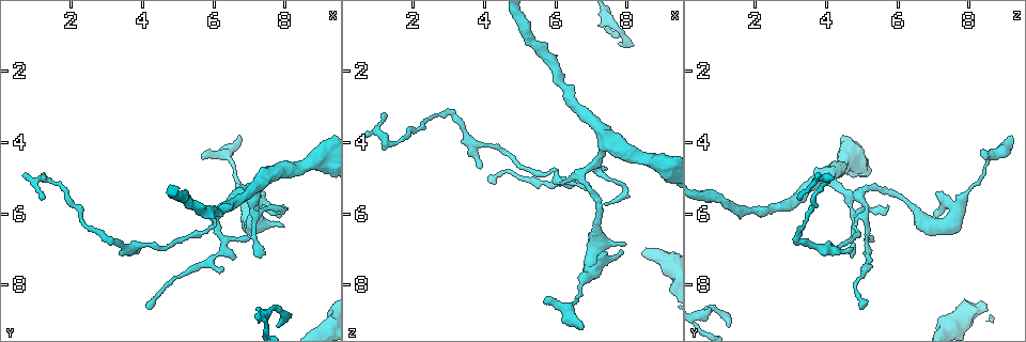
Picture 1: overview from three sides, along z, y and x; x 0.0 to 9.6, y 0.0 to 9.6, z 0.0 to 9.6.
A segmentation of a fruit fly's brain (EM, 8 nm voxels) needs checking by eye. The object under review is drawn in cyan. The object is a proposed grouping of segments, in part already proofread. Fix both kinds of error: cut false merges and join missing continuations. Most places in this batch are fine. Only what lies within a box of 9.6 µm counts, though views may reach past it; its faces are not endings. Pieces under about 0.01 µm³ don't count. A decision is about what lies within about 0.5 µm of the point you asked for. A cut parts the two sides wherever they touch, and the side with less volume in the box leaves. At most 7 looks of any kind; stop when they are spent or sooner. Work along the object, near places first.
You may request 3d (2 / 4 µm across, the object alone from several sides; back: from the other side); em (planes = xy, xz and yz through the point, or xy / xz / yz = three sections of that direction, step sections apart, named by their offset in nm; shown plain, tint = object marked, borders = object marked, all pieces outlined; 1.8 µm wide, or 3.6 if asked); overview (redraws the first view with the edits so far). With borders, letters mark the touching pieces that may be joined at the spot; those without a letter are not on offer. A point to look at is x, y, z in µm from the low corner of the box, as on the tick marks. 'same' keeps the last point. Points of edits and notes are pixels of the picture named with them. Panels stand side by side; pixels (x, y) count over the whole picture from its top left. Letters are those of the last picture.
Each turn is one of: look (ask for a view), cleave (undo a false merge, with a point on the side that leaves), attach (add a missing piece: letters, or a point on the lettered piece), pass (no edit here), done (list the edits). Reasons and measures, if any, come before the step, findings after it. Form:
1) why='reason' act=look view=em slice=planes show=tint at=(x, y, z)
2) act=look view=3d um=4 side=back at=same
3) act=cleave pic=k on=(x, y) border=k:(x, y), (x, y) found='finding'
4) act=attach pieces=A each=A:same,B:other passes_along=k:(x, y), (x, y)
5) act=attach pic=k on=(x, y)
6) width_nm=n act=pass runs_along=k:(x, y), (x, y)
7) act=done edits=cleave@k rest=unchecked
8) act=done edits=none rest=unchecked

why='tapers out' act=look view=em slice=yz step=16 show=borders at=(0.70, 4.95, 3.80)

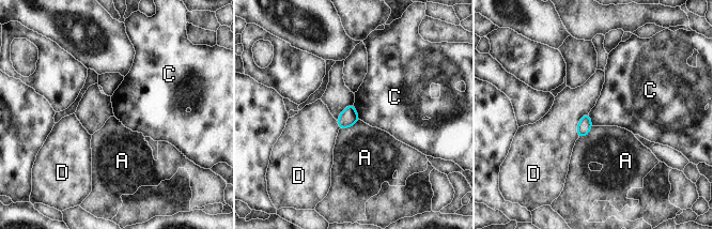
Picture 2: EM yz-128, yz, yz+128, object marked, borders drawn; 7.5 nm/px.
act=pass each=A:other,C:other,D:other border=2:(358, 119), (352, 125), (340, 128) found='no lettered piece goes on from it'

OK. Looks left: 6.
why='sharp bend' act=look view=em um=3.6 slice=planes show=borders at=(6.65, 5.55, 4.85)

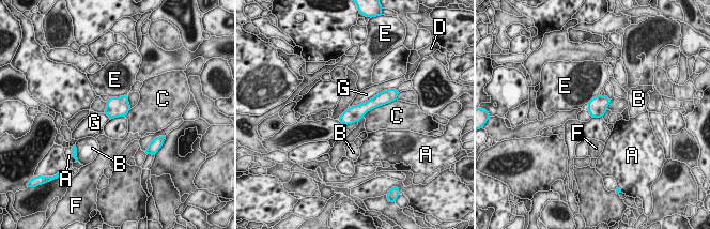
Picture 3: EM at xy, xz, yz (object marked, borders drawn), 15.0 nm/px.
width_nm=240 act=pass each=A:other,B:other,C:other,D:other,E:other,F:other,G:other runs_along=3:(381, 95), (373, 103), (342, 119) found='continuous, no second neuron'

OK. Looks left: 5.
why='stops while still wide' act=look view=3d um=4 at=(7.40, 5.40, 7.10)

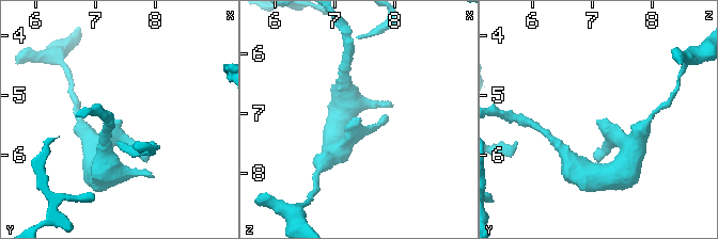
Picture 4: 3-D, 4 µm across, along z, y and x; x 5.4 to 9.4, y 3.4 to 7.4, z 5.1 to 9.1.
why='need the tissue' act=look view=em slice=xy step=4 show=borders at=(7.45, 5.40, 7.05)

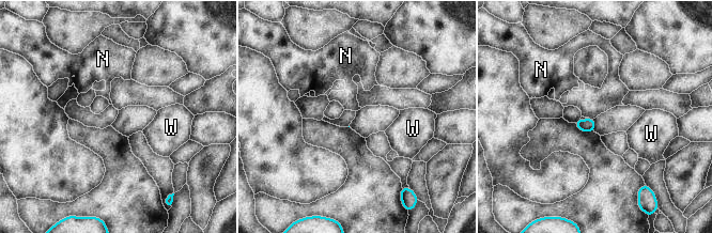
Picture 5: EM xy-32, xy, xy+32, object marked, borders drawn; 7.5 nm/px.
act=pass each=N:other,W:other border=5:(589, 118), (592, 119) found='no lettered piece goes on from it'

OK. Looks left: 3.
act=done edits=none rest=unchecked

